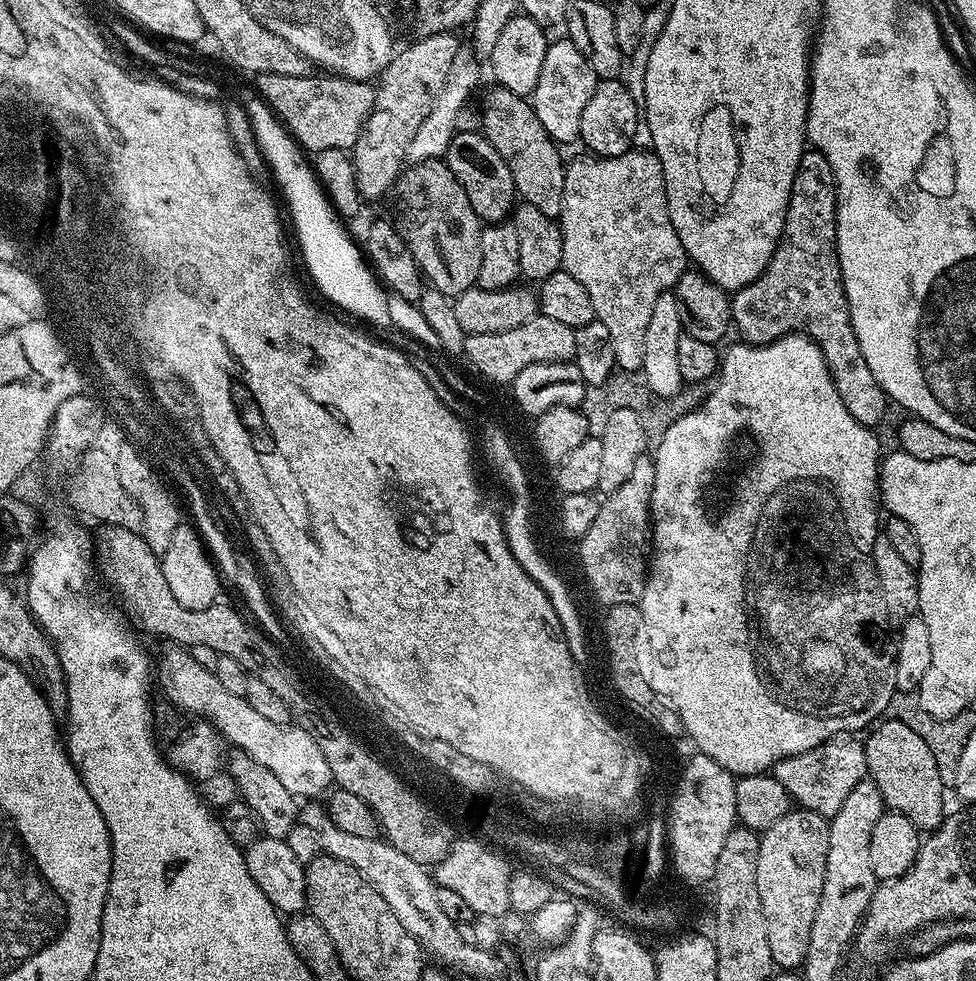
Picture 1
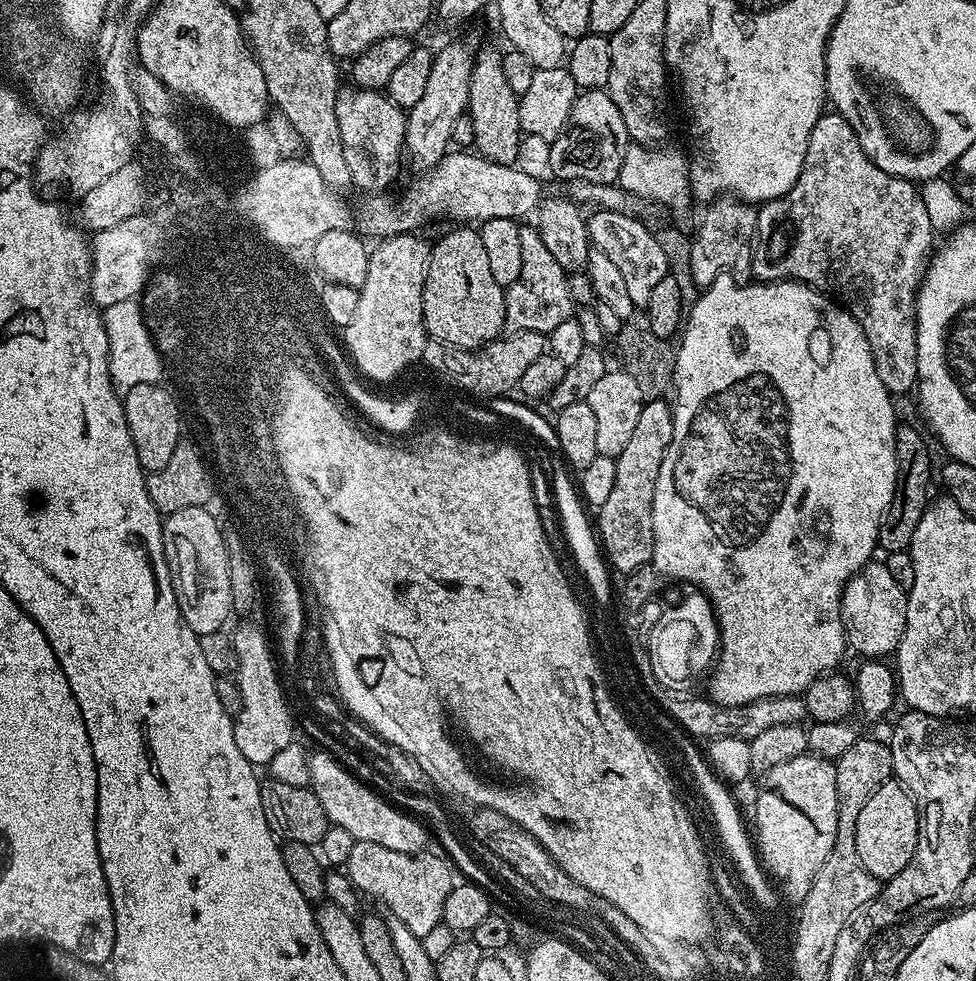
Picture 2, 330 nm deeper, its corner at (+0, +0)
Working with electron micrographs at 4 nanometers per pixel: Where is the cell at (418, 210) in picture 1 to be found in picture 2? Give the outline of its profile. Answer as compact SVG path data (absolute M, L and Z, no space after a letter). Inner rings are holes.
M456 226L453 232L448 232L437 244L431 245L428 253L428 269L426 282L422 290L422 318L424 328L429 337L440 340L455 348L475 350L491 344L505 331L504 315L506 314L506 291L498 282L494 282L494 274L490 274L490 265L486 259L486 250L482 247L479 231L472 226Z

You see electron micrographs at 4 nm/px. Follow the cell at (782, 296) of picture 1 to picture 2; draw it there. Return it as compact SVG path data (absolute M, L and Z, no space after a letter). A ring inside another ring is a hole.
M835 110L825 111L823 116L814 122L814 130L810 130L810 146L806 146L806 162L802 162L802 174L798 174L798 182L790 186L785 196L776 200L769 200L766 204L759 205L757 211L757 226L755 239L751 246L750 270L760 282L771 282L773 280L797 280L800 284L808 284L817 288L825 296L832 297L837 304L853 316L862 326L862 334L866 334L866 342L870 342L870 350L874 356L874 370L878 370L878 378L882 380L882 386L896 398L904 396L913 391L918 378L918 342L916 341L916 291L924 280L924 271L928 269L930 257L934 252L934 229L930 222L930 214L926 214L926 202L922 202L920 189L911 180L903 180L897 176L886 174L886 170L878 170L874 162L862 150L850 122Z

